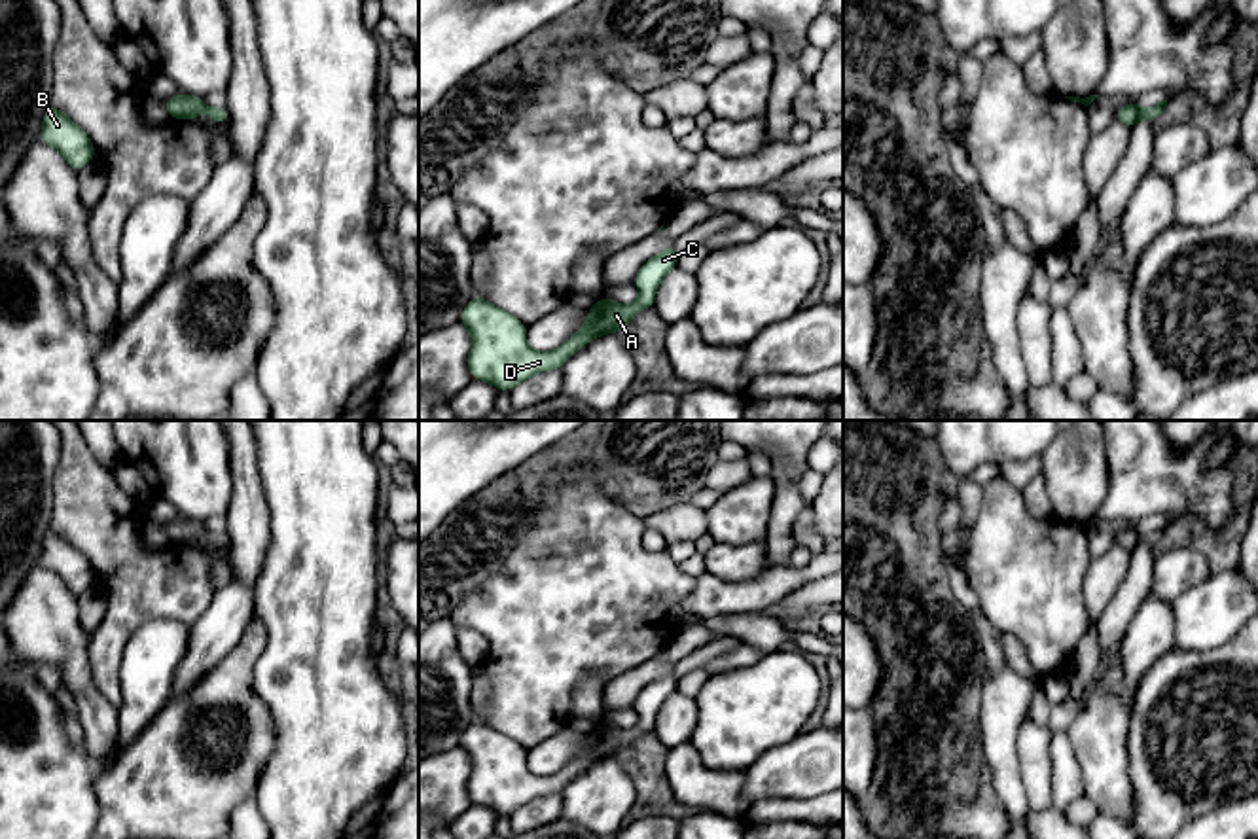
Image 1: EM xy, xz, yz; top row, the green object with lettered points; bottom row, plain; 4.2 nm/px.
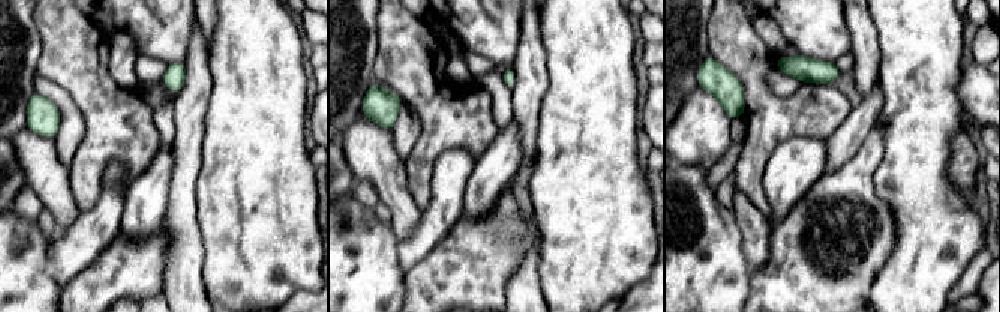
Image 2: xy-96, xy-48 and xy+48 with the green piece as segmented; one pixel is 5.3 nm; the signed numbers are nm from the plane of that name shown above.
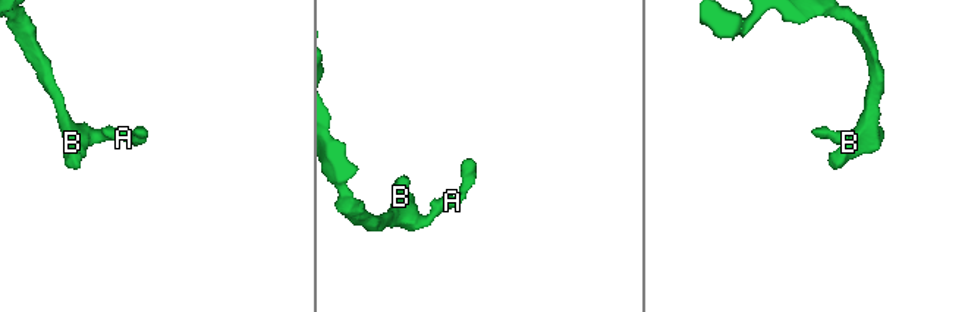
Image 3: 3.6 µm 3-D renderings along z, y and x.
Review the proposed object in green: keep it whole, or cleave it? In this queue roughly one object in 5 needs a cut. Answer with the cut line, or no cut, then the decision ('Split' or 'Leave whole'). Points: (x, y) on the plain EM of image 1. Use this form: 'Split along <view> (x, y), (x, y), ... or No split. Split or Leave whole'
No split. Leave whole

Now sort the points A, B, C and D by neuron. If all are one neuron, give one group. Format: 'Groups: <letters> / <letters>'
Groups: A B C D

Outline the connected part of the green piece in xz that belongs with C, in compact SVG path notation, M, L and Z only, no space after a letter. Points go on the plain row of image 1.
M667 667L663 676L652 680L638 693L633 705L638 714L635 727L621 729L606 720L601 722L587 733L584 752L551 777L532 775L527 767L527 750L519 742L474 718L458 742L472 761L466 782L472 803L510 816L515 809L536 797L561 794L591 763L623 756L642 733L654 733L656 714L676 691L676 680L674 667Z

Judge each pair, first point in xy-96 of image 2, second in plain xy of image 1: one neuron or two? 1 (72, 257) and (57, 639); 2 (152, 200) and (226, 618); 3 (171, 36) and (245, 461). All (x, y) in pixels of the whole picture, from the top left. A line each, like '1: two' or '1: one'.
1: two
2: one
3: two

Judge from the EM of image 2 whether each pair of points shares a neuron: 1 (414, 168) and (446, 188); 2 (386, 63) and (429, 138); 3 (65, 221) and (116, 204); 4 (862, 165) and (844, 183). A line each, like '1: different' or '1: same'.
1: different
2: same
3: different
4: same

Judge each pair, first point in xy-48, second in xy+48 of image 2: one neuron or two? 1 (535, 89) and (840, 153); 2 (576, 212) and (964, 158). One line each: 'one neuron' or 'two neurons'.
1: two neurons
2: two neurons

